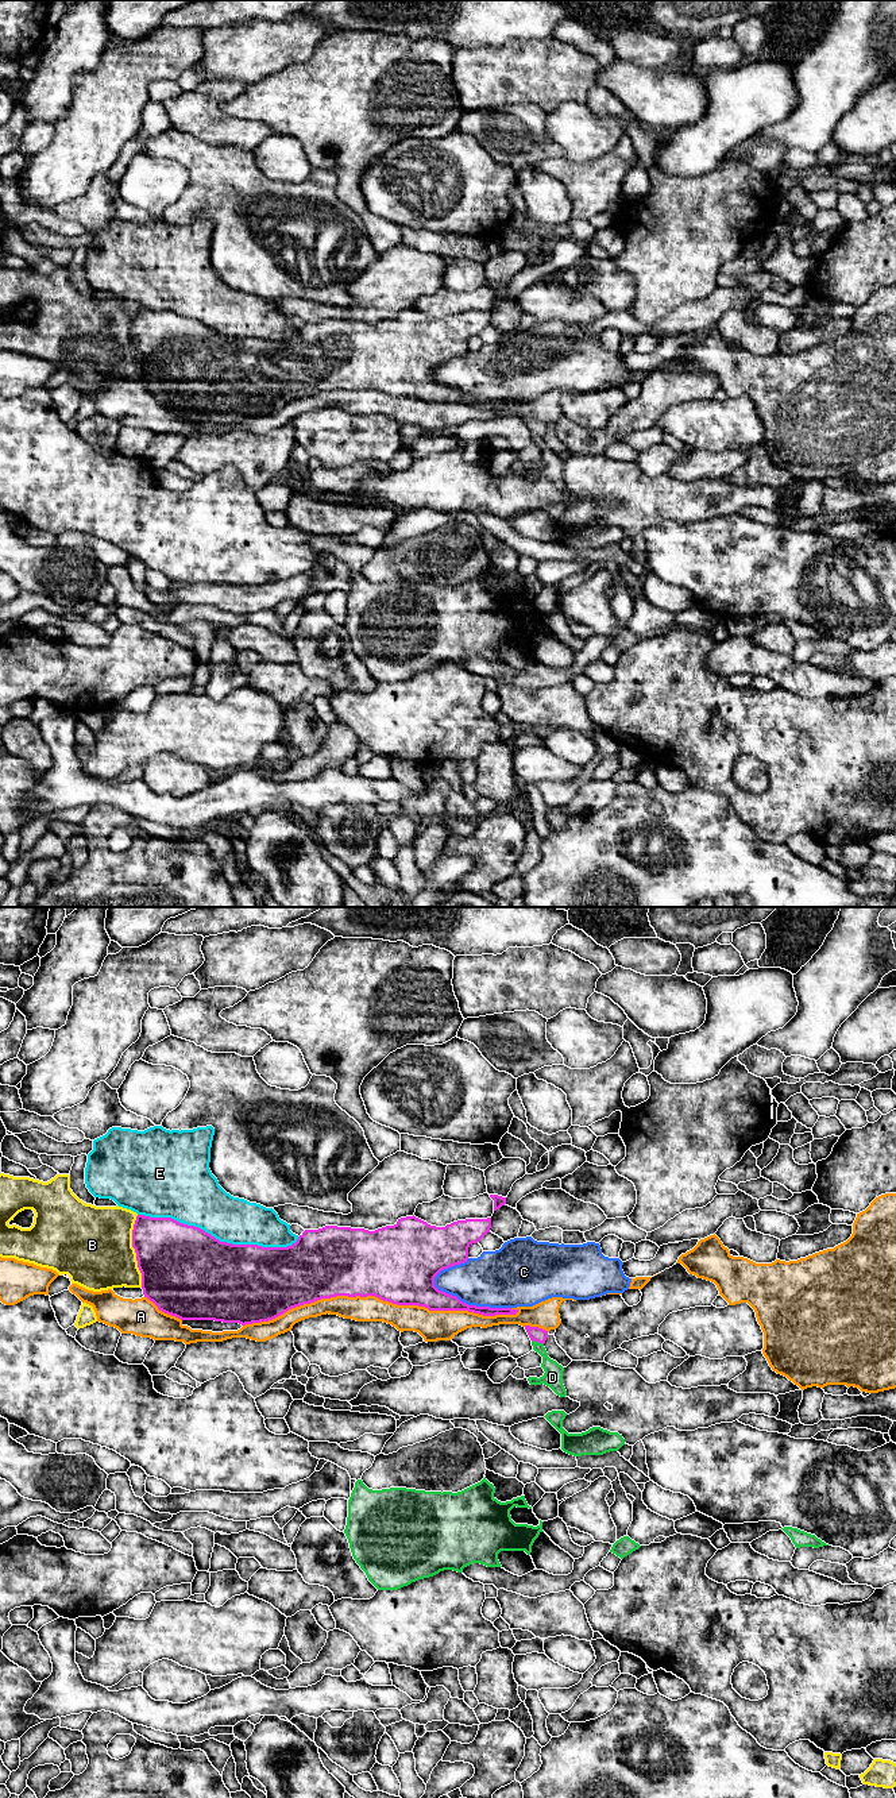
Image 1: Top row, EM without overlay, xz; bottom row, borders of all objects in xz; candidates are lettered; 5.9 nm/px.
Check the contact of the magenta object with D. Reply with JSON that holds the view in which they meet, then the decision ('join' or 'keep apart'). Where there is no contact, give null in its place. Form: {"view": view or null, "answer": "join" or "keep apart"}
{"view": "xz", "answer": "keep apart"}

